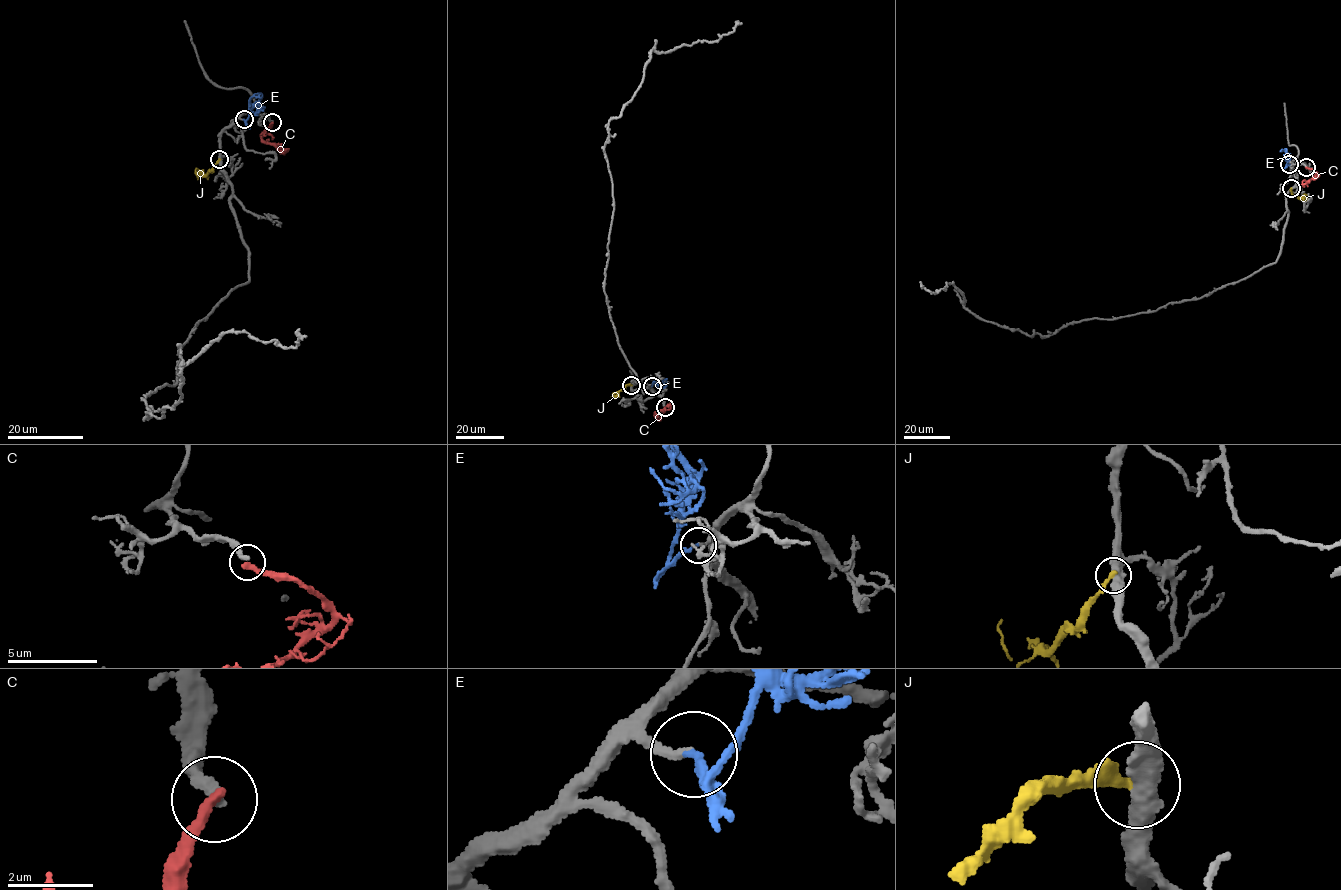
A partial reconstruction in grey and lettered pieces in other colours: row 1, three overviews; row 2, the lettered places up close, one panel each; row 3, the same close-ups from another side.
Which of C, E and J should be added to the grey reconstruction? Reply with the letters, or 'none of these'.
E

